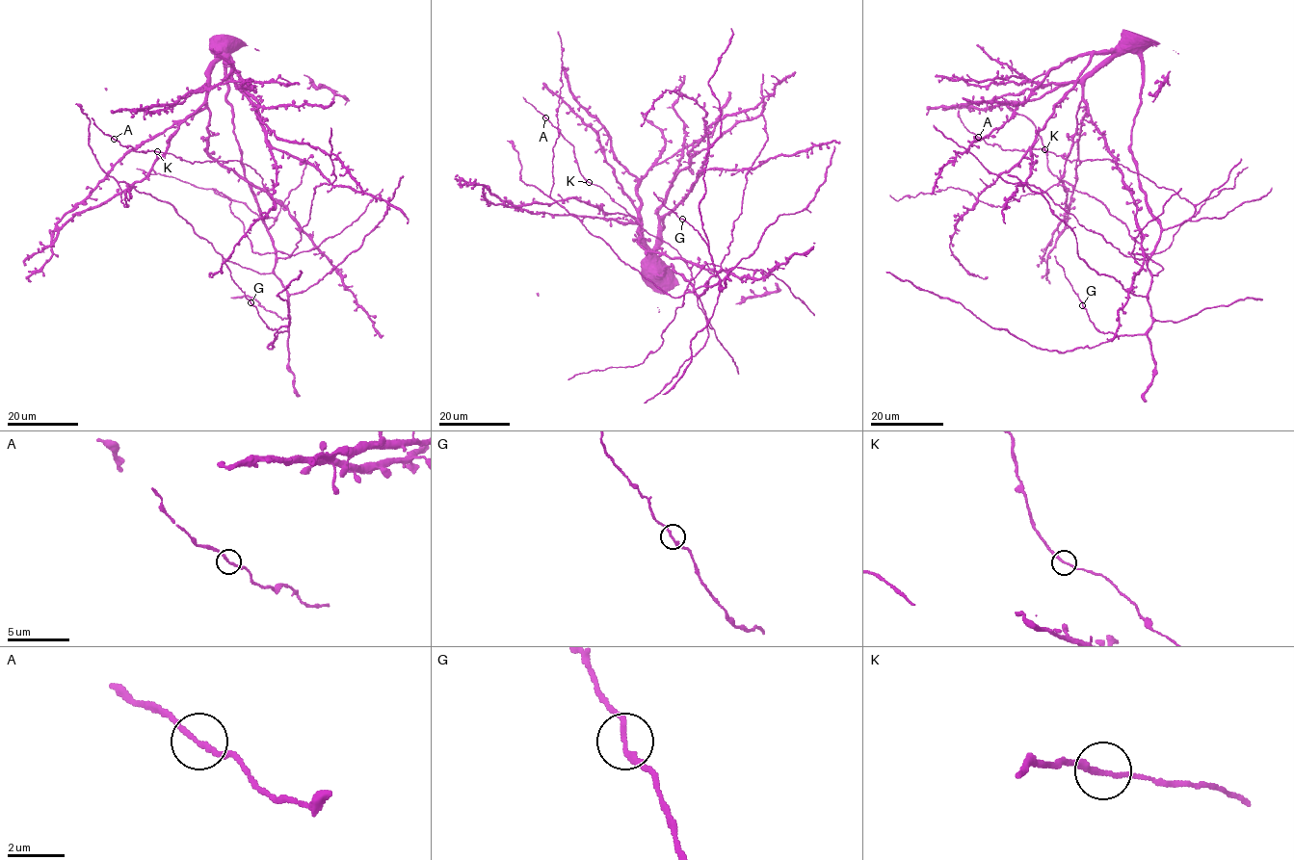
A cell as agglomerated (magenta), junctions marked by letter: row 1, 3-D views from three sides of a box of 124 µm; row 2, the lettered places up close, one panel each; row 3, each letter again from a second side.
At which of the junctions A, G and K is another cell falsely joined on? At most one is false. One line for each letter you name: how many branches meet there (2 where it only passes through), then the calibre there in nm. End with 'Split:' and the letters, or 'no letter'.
Split: no letter

